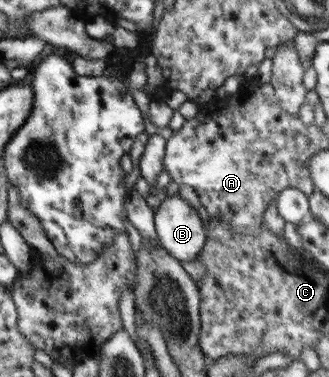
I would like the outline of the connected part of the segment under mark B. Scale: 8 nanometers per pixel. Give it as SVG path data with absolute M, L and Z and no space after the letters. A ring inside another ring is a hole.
M179 195L167 197L154 213L162 247L178 261L194 261L205 246L207 233L199 213Z

